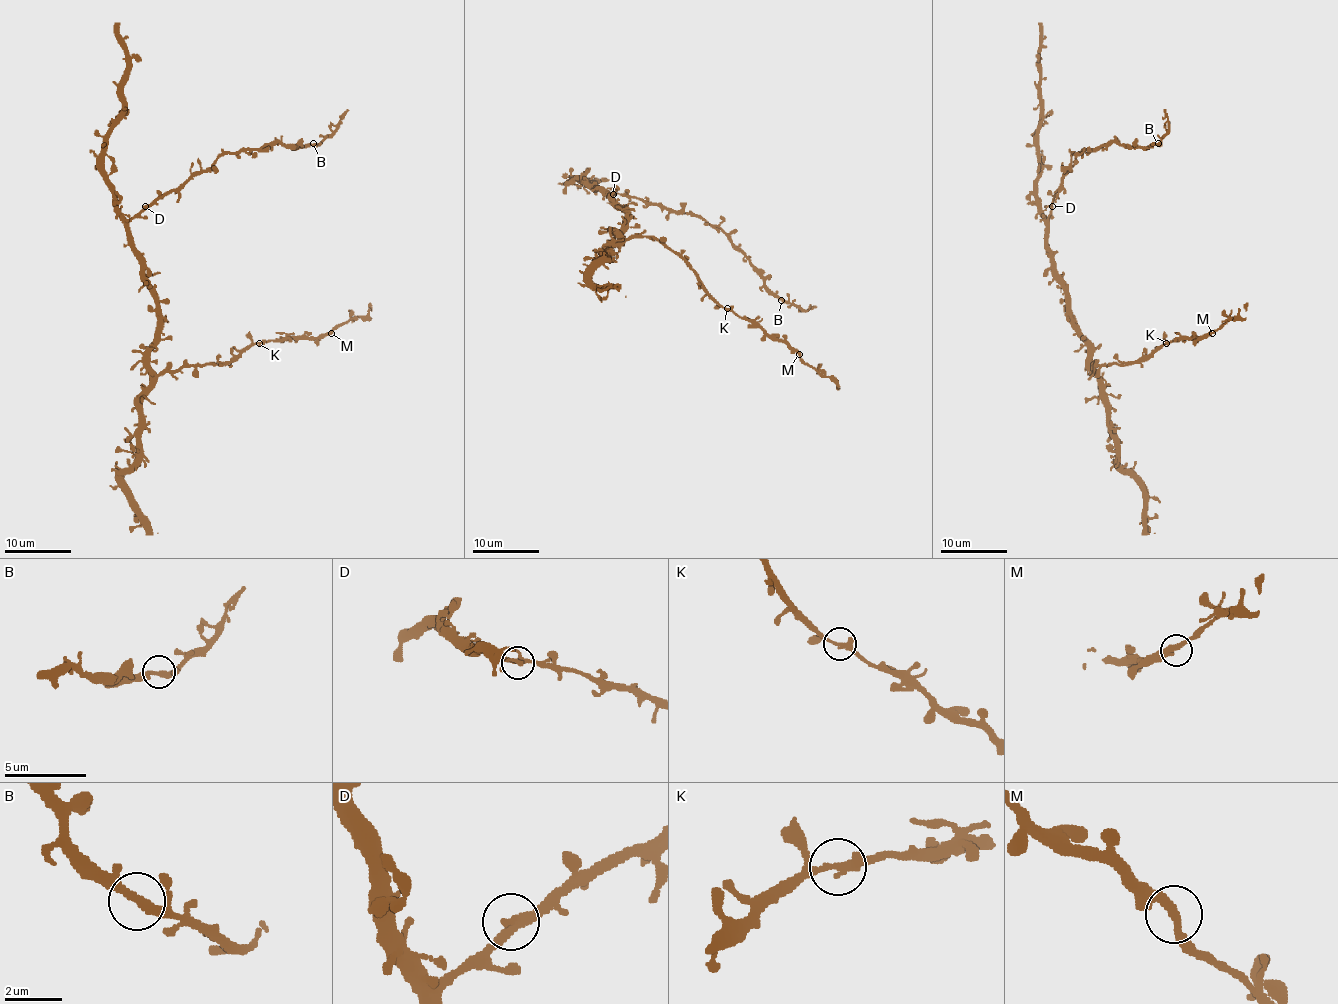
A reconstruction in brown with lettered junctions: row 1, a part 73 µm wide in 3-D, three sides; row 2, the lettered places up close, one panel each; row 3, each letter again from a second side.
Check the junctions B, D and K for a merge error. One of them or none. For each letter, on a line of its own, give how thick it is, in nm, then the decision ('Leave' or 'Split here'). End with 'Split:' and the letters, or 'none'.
B: Thickness 280 nm. Leave
D: Thickness 320 nm. Leave
K: Thickness 300 nm. Leave
Split: none

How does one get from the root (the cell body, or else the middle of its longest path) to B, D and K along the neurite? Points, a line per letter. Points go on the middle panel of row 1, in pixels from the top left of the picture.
B: (623, 210), (601, 189), (639, 197), (667, 209), (700, 215), (746, 257), (763, 283), (781, 300)
D: (623, 210), (601, 189), (596, 189), (613, 194)
K: (623, 210), (626, 222), (618, 232), (624, 238), (651, 237), (664, 242), (694, 271), (699, 283), (727, 308)

